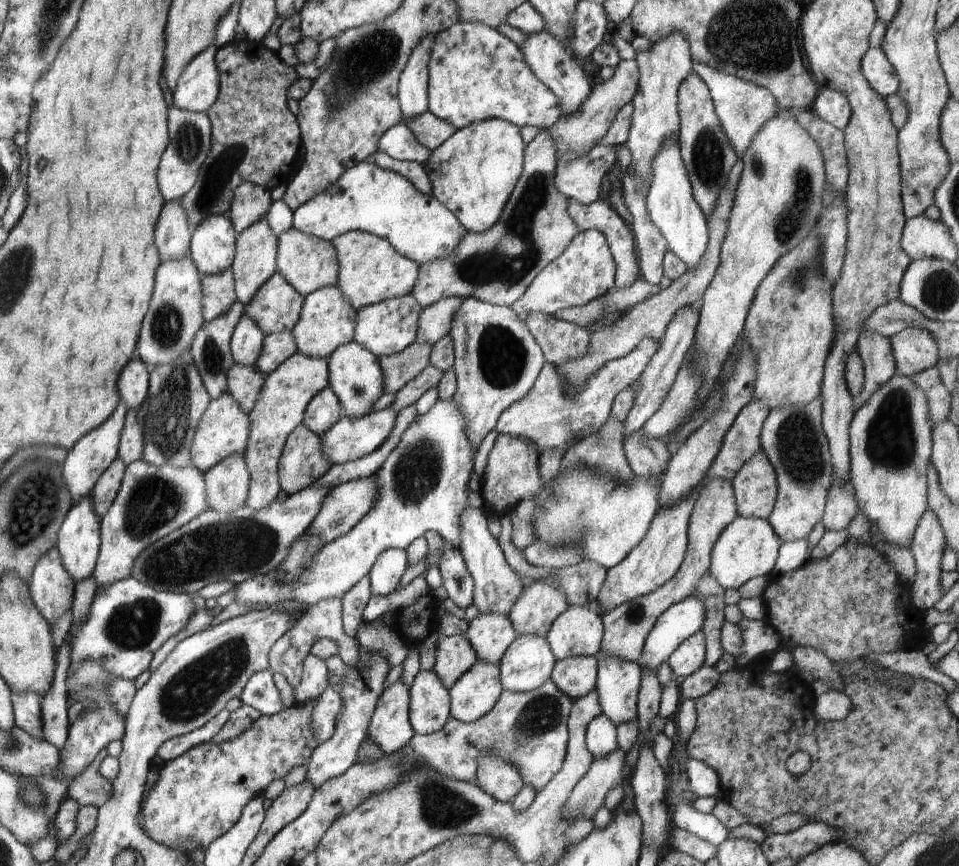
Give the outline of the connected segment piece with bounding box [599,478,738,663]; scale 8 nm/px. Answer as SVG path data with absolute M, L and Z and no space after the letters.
M709 478L693 502L688 530L687 549L678 572L664 586L658 587L653 593L635 598L621 604L602 616L603 637L599 652L604 657L615 657L629 663L636 663L642 656L644 641L650 629L658 620L659 614L668 610L673 604L694 594L698 579L709 573L711 552L720 533L738 516L735 492L731 481L727 478Z

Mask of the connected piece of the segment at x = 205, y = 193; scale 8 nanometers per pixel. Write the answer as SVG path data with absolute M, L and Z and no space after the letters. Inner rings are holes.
M247 39L234 40L220 47L215 54L215 61L220 90L217 101L205 112L211 122L211 149L200 166L194 186L181 198L192 228L197 228L210 215L227 214L234 190L241 182L253 182L267 191L272 191L280 184L286 185L296 171L294 164L301 139L297 118L287 105L287 90L300 78L291 66L282 62L276 53L268 50L261 42Z

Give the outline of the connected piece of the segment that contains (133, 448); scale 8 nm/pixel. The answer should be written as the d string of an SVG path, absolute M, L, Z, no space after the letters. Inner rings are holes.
M127 409L124 428L119 440L117 458L124 464L140 461L143 458L144 439L141 424L137 419L137 411Z

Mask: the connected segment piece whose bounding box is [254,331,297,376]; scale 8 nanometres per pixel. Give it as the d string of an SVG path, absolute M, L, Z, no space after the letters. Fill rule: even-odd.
M290 331L266 335L261 354L256 359L254 366L266 376L296 351L297 346Z

